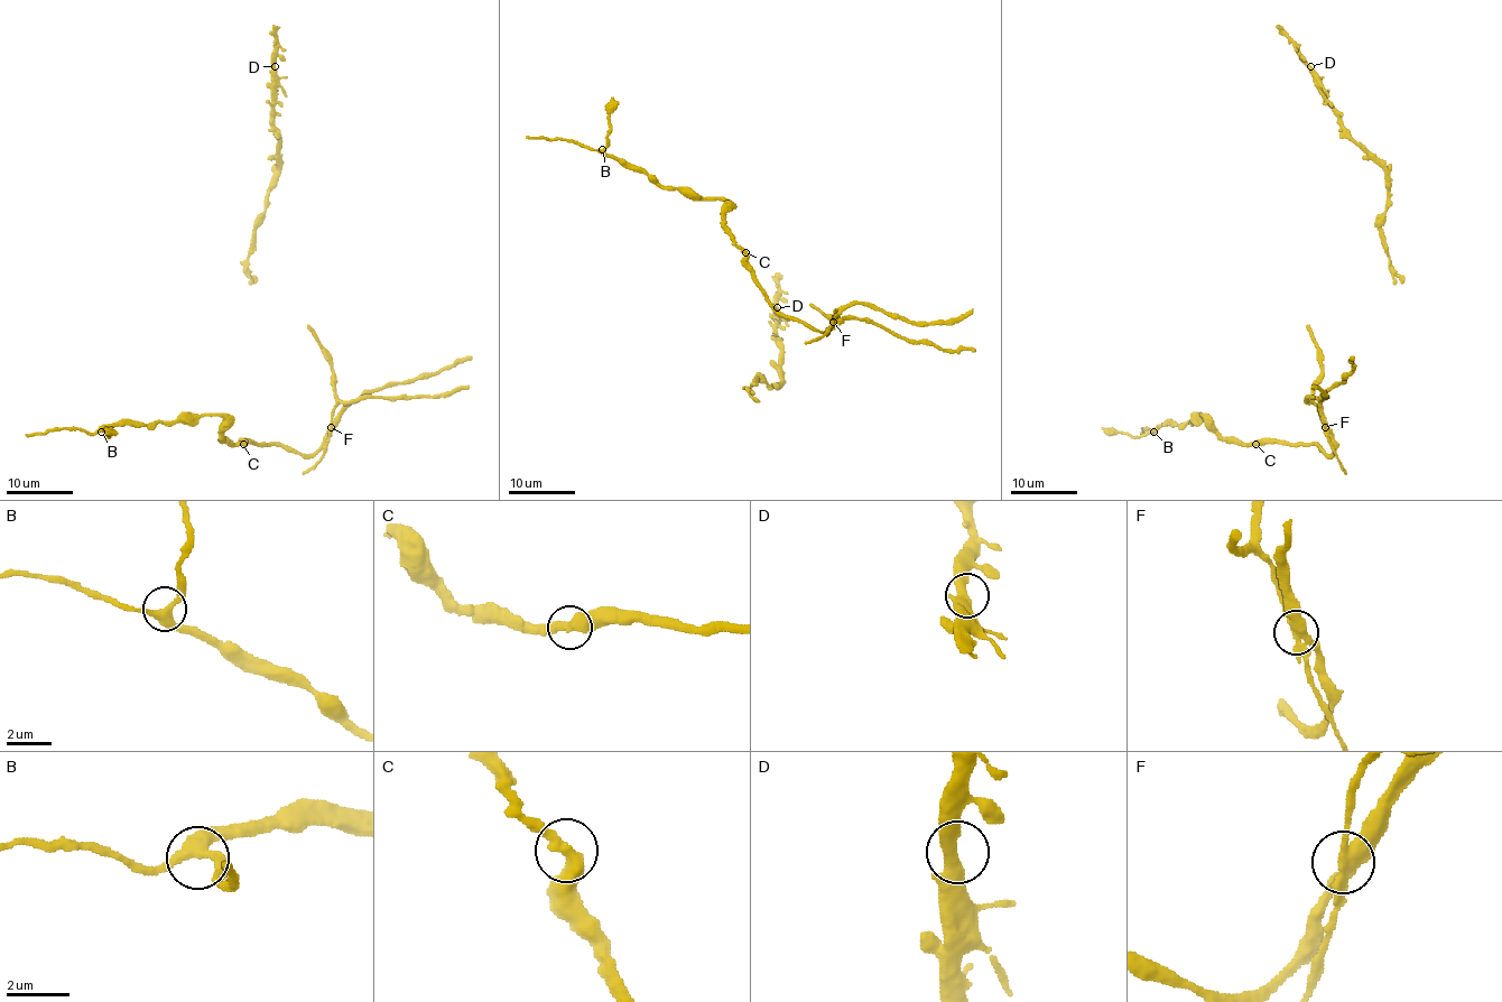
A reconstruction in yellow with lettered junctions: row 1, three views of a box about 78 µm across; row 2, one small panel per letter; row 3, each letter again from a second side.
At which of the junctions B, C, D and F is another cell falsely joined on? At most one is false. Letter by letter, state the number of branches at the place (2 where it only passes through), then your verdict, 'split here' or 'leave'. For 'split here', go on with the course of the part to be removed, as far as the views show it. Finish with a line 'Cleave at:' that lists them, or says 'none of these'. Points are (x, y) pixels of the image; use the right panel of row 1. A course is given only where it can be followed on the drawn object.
B: branches 3; leave
C: branches 2; leave
D: branches 2; leave
F: branches 4; split here; course (1325, 426), (1318, 408), (1307, 401), (1325, 397), (1312, 387)
Cleave at: F

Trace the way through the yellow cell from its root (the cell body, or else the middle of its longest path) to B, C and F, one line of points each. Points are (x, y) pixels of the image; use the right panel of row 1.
B: (1317, 387), (1314, 404), (1335, 447), (1329, 454), (1315, 444), (1230, 441), (1203, 415), (1153, 432)
C: (1317, 387), (1314, 404), (1325, 435), (1335, 447), (1329, 454), (1315, 444), (1255, 444)
F: (1317, 387), (1314, 404), (1325, 426)

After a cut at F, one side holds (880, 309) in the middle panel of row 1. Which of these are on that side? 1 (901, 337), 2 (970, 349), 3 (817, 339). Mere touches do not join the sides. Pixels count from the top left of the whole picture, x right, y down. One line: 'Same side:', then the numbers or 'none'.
Same side: 3

